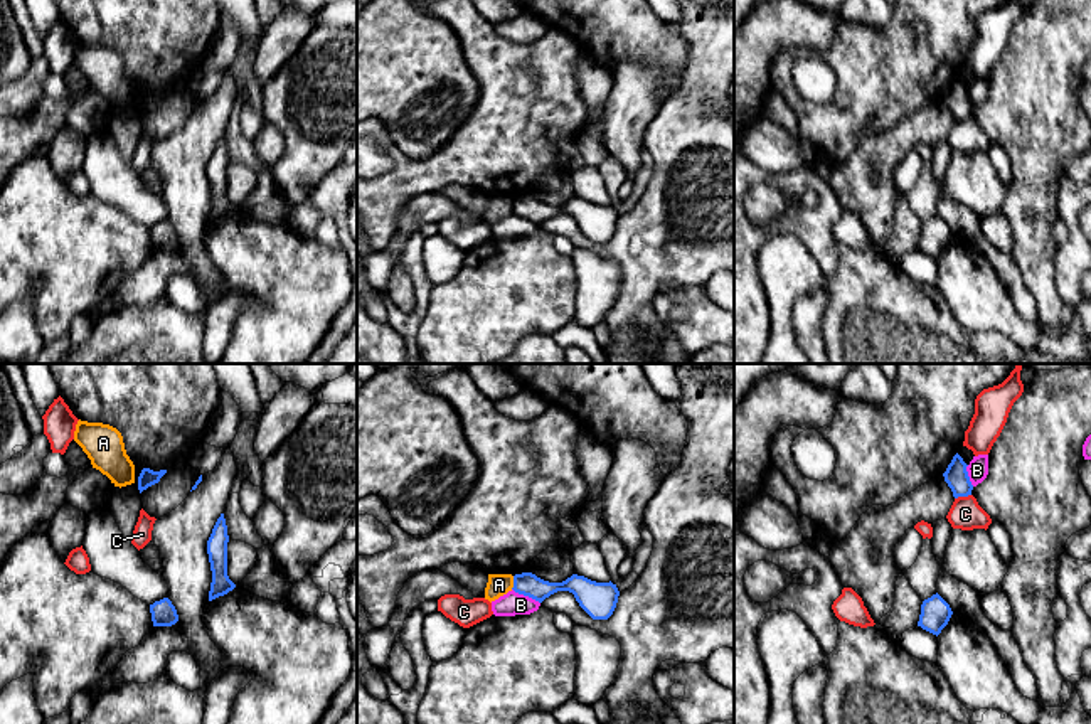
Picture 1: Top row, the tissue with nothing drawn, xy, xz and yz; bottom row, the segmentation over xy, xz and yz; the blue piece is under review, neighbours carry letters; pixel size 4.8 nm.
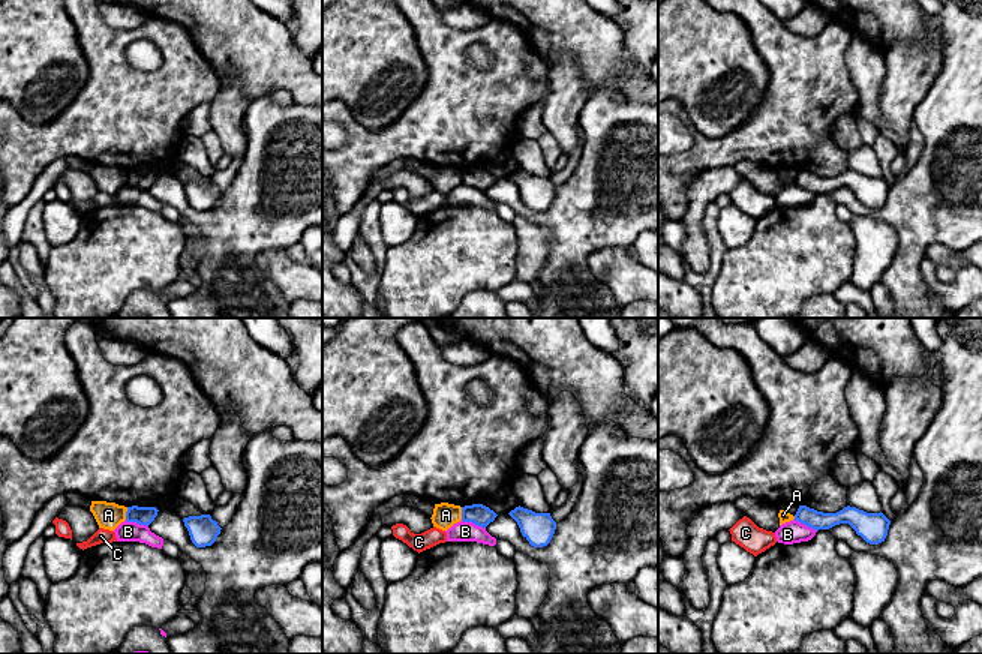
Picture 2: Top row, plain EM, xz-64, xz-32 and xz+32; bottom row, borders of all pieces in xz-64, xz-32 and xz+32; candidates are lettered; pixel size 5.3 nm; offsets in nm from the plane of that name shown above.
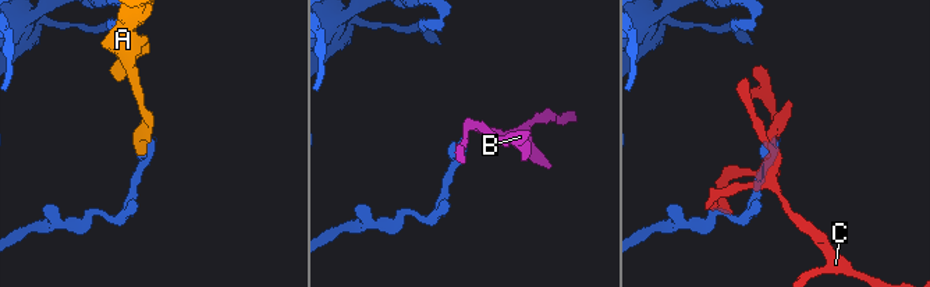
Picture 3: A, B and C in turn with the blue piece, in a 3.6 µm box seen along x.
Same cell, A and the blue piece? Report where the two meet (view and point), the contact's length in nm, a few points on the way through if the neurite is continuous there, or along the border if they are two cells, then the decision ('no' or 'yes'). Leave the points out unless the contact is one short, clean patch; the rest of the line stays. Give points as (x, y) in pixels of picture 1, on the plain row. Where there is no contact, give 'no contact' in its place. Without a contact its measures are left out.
contact xz (514, 206); length 70 nm; border xz (514, 199), (510, 211); no

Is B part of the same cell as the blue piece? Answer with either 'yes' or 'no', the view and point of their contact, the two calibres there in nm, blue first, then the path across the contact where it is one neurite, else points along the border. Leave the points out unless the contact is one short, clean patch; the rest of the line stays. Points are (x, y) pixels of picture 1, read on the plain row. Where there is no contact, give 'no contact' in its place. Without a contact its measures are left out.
no | xz (526, 218) | 110/120 nm | along xz (512, 211), (539, 226)

